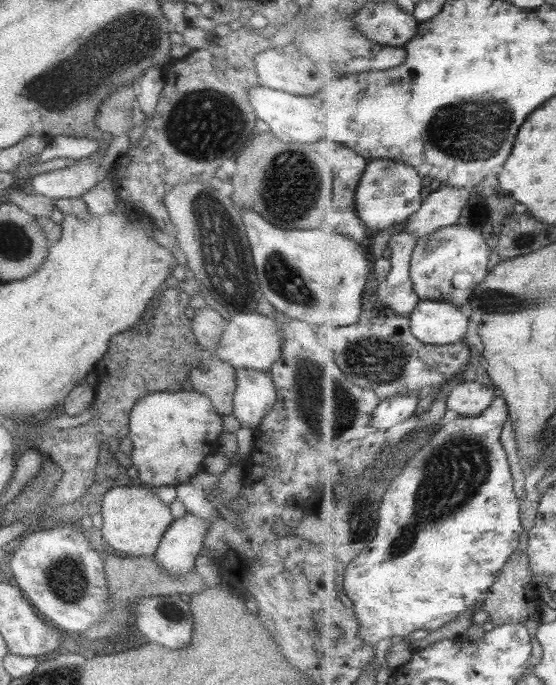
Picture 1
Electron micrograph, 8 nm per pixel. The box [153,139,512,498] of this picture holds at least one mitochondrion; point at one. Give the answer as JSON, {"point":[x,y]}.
{"point":[219,239]}

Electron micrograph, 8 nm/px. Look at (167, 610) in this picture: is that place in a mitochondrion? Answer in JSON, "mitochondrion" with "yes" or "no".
{"mitochondrion":"yes"}

